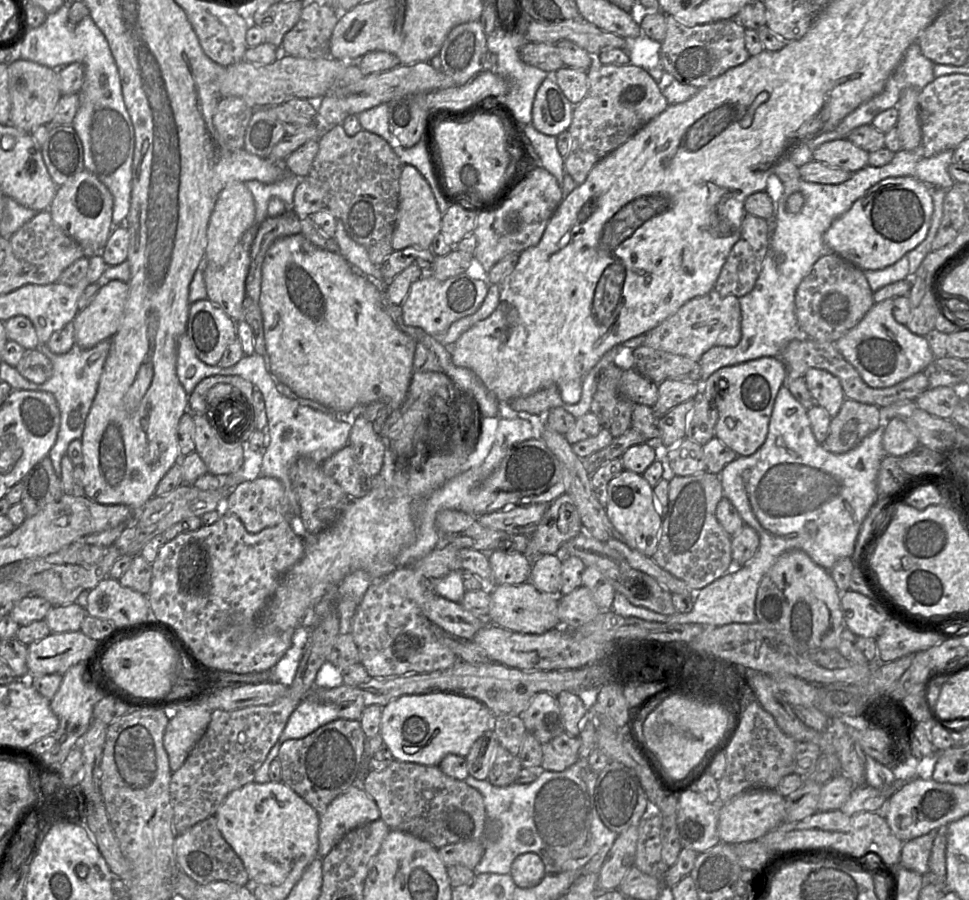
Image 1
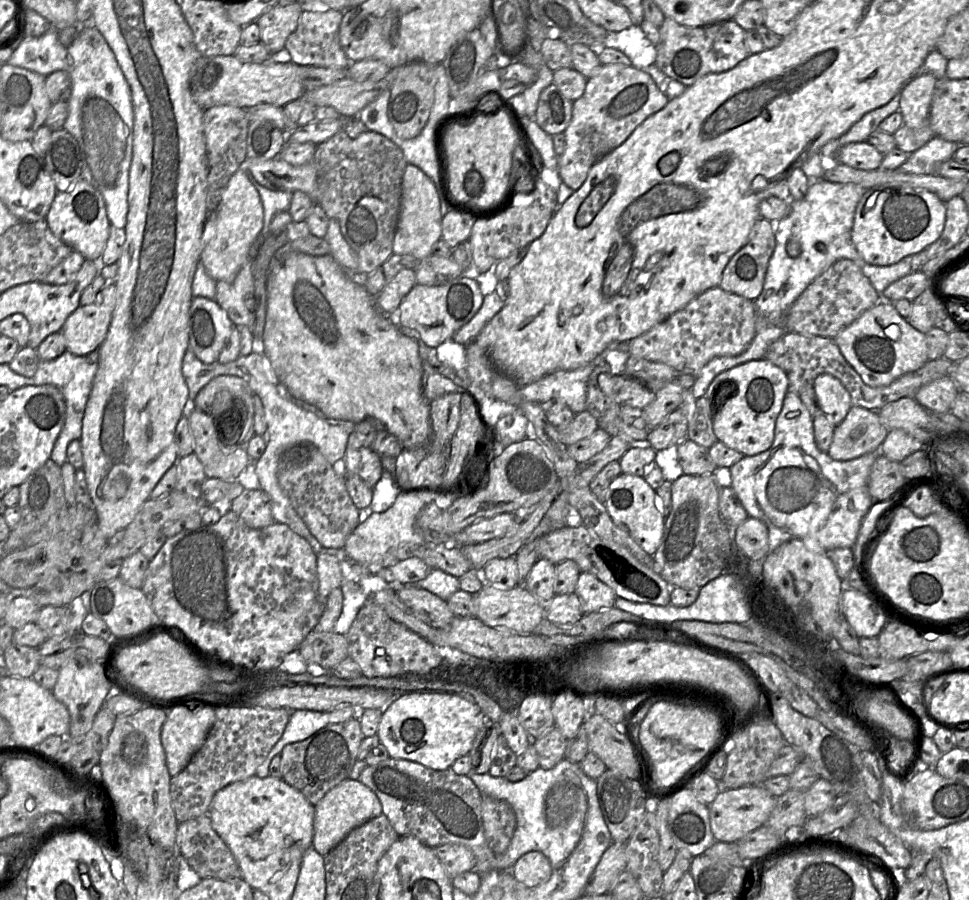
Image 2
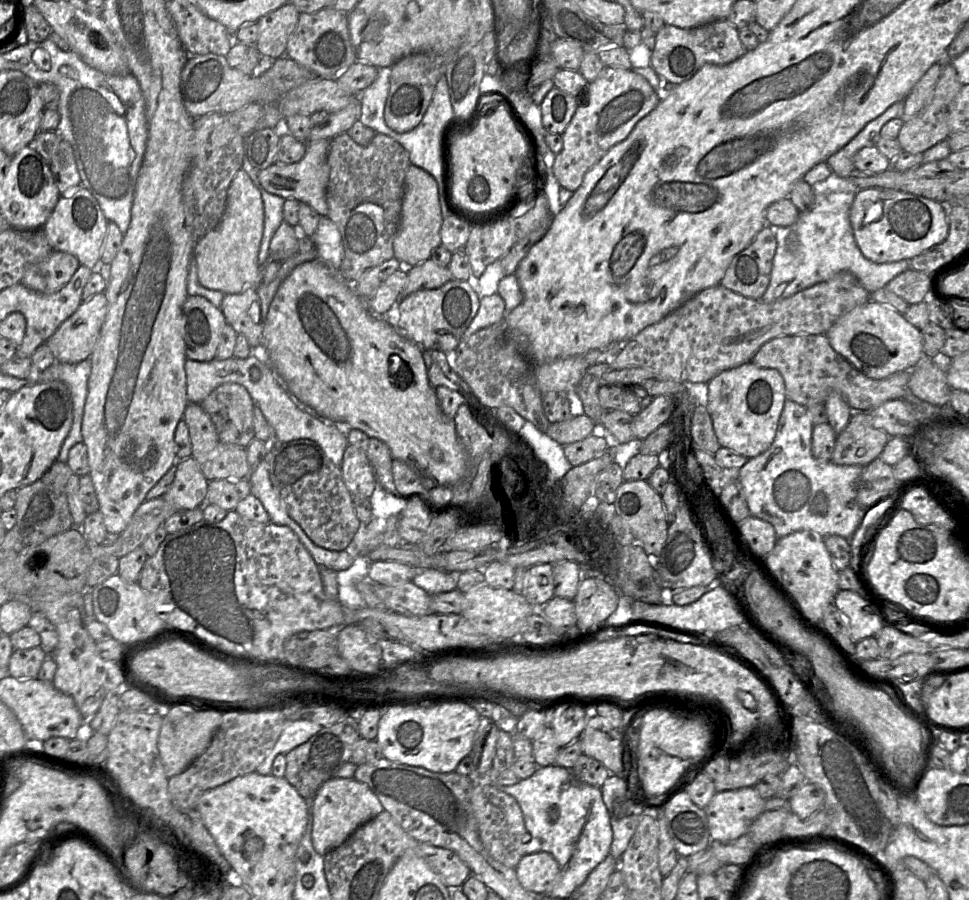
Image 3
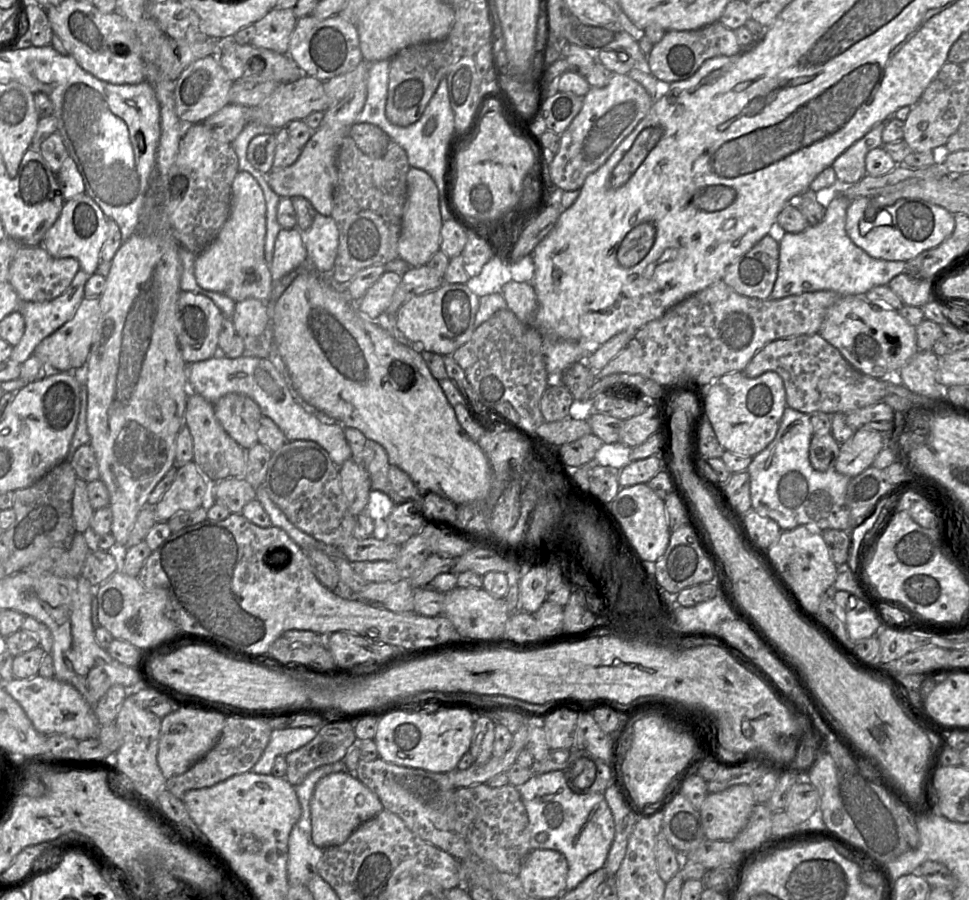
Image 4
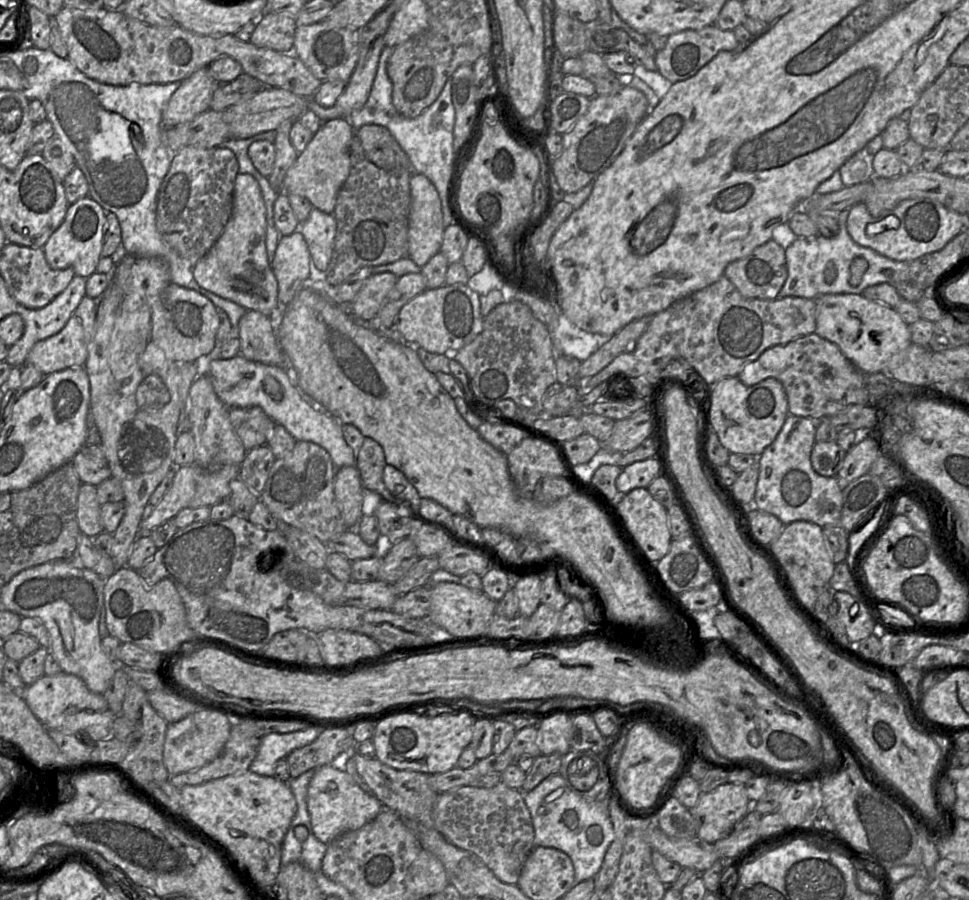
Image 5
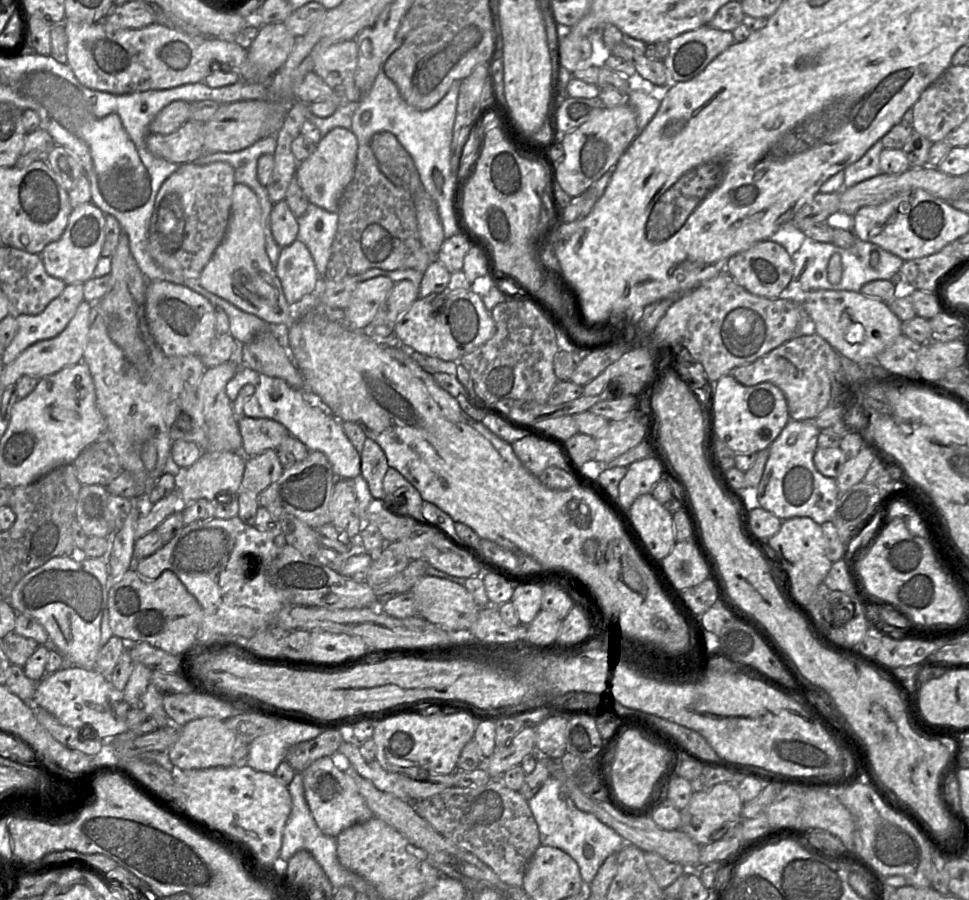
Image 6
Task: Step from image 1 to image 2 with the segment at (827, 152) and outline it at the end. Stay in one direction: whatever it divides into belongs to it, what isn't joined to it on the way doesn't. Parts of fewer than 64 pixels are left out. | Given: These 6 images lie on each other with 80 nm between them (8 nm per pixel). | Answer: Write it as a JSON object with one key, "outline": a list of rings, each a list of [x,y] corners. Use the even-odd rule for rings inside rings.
{"outline":[[[853,142],[838,149],[834,162],[859,170],[875,170],[881,166],[883,156],[867,142]]]}

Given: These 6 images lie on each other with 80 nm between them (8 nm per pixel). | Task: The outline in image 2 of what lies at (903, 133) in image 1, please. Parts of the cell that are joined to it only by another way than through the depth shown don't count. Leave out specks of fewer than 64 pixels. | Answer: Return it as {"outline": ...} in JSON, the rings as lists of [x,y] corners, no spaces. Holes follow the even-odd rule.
{"outline":[[[922,72],[911,78],[900,91],[899,112],[903,125],[918,129],[928,123],[931,101],[937,79]]]}

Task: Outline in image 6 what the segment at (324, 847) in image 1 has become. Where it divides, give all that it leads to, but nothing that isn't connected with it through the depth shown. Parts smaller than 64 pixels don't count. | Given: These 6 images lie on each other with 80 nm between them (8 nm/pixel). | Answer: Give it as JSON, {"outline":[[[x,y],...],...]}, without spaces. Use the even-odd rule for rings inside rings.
{"outline":[[[322,757],[314,761],[301,772],[301,776],[306,802],[317,826],[325,835],[336,838],[352,825],[374,817],[353,780],[334,765],[331,757]]]}

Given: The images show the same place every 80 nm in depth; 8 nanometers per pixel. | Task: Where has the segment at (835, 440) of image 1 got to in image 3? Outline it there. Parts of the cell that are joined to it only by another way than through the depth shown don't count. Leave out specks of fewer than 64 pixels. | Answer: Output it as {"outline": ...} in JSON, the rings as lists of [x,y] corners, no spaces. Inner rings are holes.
{"outline":[[[853,412],[846,428],[837,435],[831,461],[835,465],[865,467],[878,458],[891,437],[870,425],[870,417]]]}

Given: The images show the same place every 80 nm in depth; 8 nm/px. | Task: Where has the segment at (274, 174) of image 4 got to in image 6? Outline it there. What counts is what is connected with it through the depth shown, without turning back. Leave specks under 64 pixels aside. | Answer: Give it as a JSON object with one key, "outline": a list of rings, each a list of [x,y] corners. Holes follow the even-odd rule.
{"outline":[[[337,127],[322,136],[314,152],[298,163],[295,178],[310,203],[329,212],[338,212],[339,200],[354,175],[357,149],[357,137],[352,130]]]}

